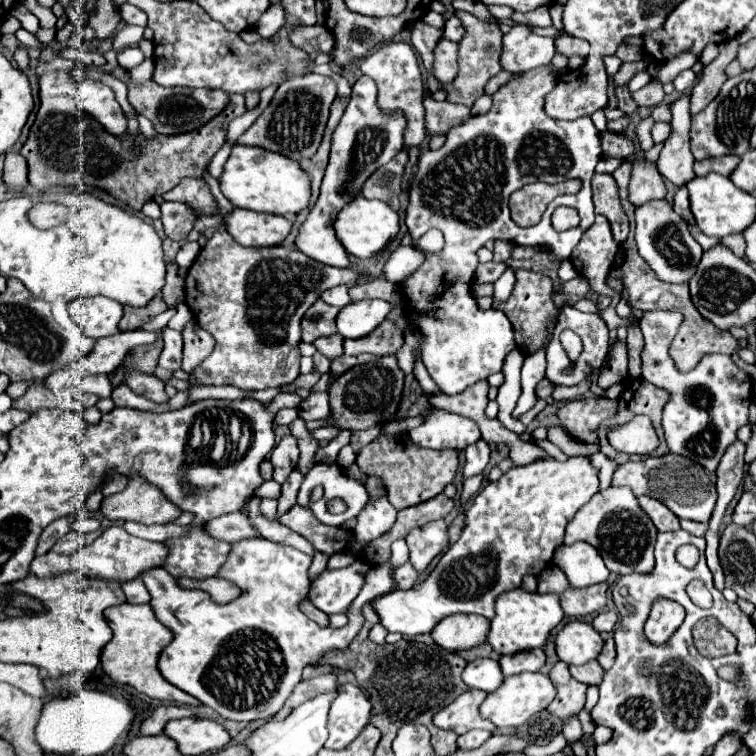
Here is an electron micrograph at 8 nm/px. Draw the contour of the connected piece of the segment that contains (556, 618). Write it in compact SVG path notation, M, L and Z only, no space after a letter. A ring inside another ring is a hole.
M513 588L497 596L495 600L495 618L487 632L487 642L499 654L517 654L523 650L543 648L549 632L561 622L563 610L555 594L525 592L523 588Z

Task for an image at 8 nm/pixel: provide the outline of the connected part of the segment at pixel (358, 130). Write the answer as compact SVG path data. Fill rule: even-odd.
M361 76L353 84L351 100L345 108L343 118L339 120L333 136L331 136L331 156L327 164L327 172L321 184L321 194L311 208L307 220L301 224L299 234L295 238L295 246L299 252L307 254L309 258L337 268L349 266L349 254L339 244L333 220L337 218L339 210L351 202L355 196L359 196L359 190L363 186L363 180L367 180L369 174L373 174L379 166L387 164L395 154L399 154L405 148L403 132L407 128L407 118L397 112L383 112L377 104L377 88L375 82L369 76Z

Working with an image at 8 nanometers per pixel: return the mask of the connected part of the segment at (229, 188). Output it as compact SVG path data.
M235 146L229 160L225 162L225 170L219 182L221 182L221 192L233 206L255 212L289 216L289 218L301 212L309 204L311 196L309 176L299 168L299 164L287 156L281 156L277 152L267 152L263 148Z

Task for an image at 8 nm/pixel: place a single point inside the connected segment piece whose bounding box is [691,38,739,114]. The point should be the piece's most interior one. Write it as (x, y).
(713, 76)

